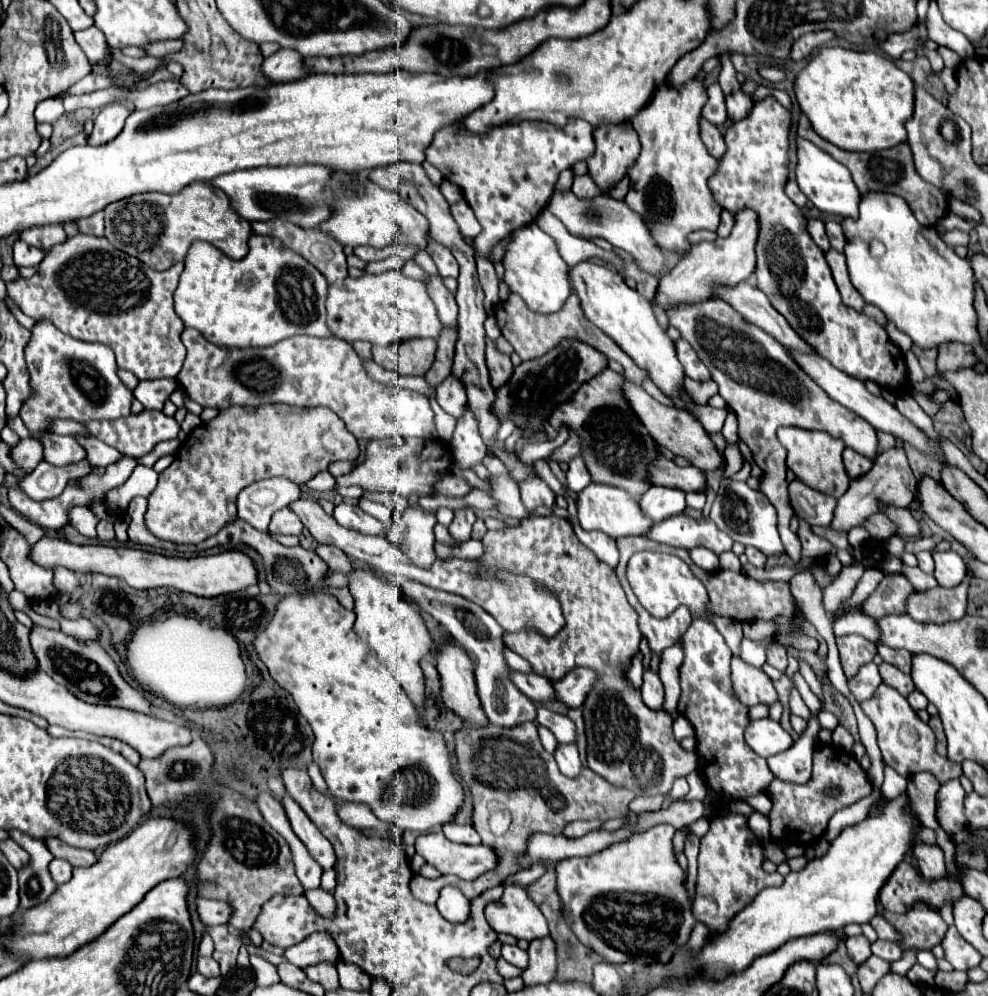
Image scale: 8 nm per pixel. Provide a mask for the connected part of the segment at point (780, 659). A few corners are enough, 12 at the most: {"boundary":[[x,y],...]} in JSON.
{"boundary":[[768,648],[768,660],[776,670],[788,668],[786,648]]}

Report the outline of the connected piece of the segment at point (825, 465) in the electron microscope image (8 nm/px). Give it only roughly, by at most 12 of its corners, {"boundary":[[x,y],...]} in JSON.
{"boundary":[[780,428],[788,468],[804,484],[840,498],[850,478],[844,442]]}

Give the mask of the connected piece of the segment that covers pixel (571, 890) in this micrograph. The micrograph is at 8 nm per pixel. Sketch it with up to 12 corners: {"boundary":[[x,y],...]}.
{"boundary":[[656,824],[554,864],[564,920],[612,964],[668,962],[696,920]]}

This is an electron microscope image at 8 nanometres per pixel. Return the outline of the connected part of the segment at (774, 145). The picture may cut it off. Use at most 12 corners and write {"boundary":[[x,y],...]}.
{"boundary":[[790,112],[730,122],[708,180],[756,212],[758,288],[842,372],[904,390],[900,348],[844,306],[784,194]]}

